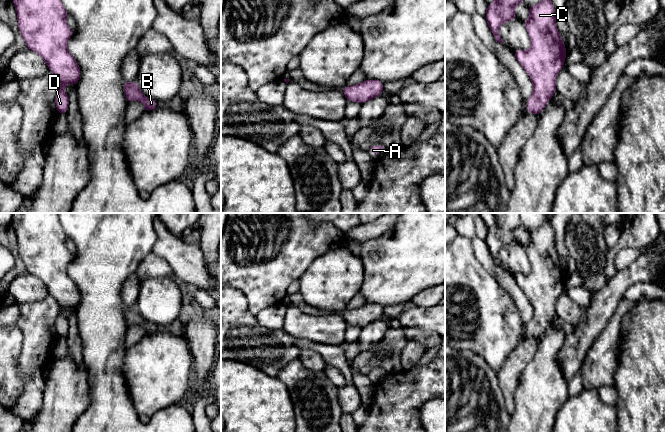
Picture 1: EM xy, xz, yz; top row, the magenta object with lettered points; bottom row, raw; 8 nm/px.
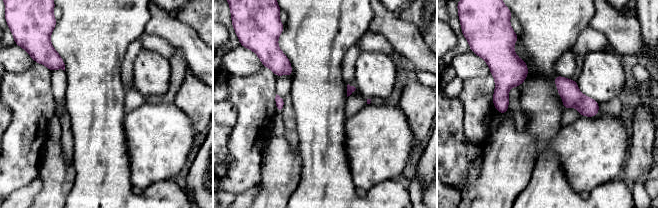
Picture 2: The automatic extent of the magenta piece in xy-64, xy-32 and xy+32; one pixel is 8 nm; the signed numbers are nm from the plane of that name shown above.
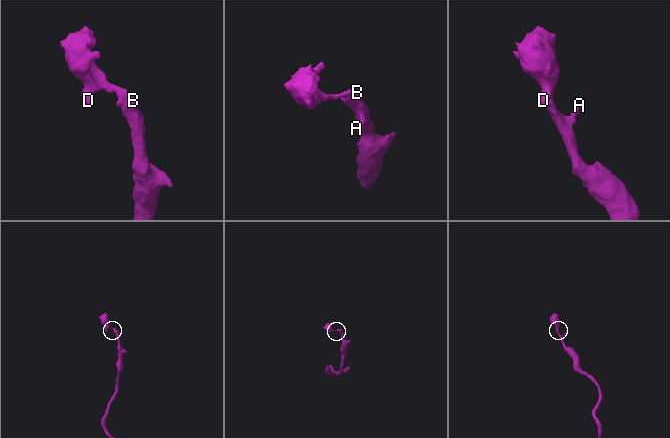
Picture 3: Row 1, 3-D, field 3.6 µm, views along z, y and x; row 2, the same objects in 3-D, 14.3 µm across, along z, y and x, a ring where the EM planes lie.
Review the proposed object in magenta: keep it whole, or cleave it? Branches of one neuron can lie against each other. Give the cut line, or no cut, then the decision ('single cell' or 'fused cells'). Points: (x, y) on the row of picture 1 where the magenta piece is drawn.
no cut | single cell

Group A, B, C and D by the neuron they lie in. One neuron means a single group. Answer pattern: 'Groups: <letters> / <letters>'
Groups: A B C D

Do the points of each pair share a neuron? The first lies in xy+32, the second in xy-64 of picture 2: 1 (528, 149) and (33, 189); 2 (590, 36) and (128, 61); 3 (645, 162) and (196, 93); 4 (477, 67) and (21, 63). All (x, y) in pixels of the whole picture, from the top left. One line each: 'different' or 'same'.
1: different
2: different
3: same
4: same

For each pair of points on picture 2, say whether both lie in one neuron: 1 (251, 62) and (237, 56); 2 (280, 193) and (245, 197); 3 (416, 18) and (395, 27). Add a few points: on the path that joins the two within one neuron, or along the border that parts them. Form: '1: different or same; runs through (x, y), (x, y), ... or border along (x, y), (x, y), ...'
1: same; runs through (248, 62), (243, 62), (240, 59)
2: different; border along (259, 182), (260, 189), (254, 197)
3: different; border along (398, 13), (402, 18), (415, 23), (424, 39)

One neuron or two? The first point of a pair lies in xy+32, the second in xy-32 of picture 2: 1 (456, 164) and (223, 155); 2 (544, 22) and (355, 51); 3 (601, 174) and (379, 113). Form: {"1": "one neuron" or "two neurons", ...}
{"1": "one neuron", "2": "two neurons", "3": "one neuron"}

